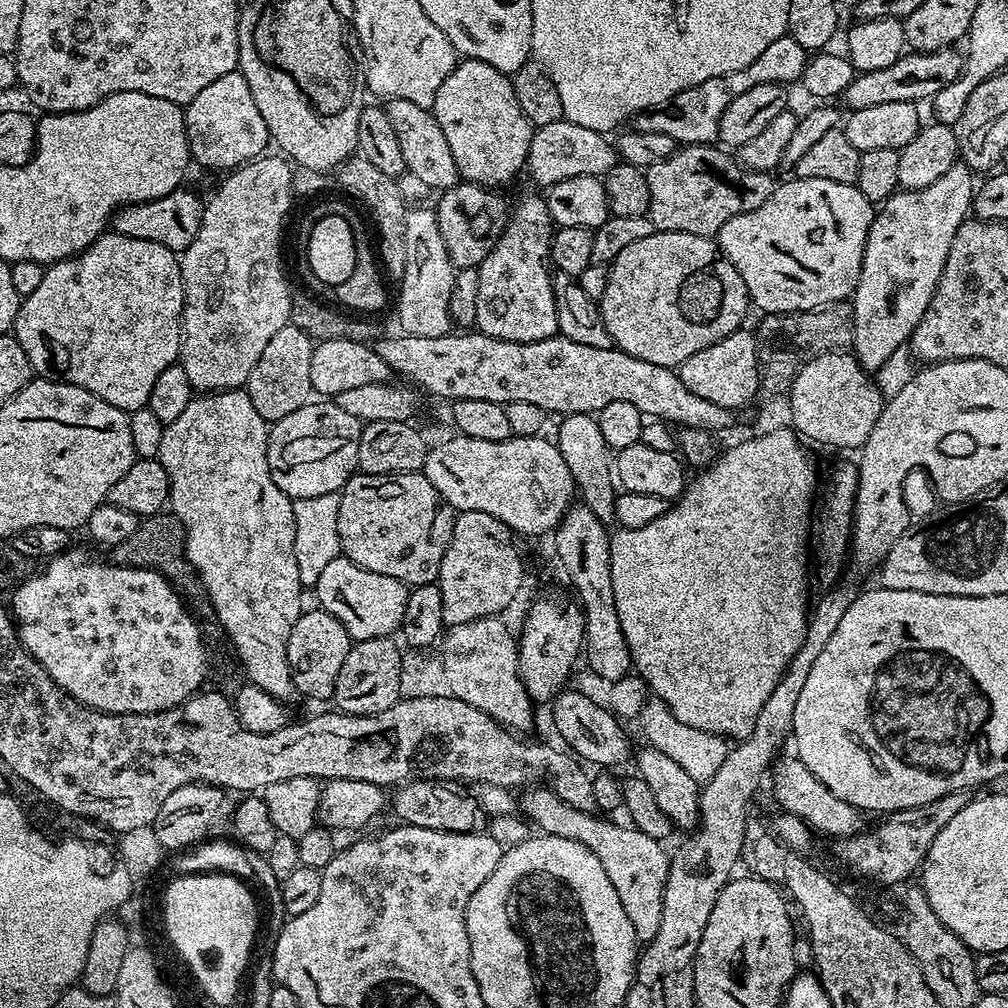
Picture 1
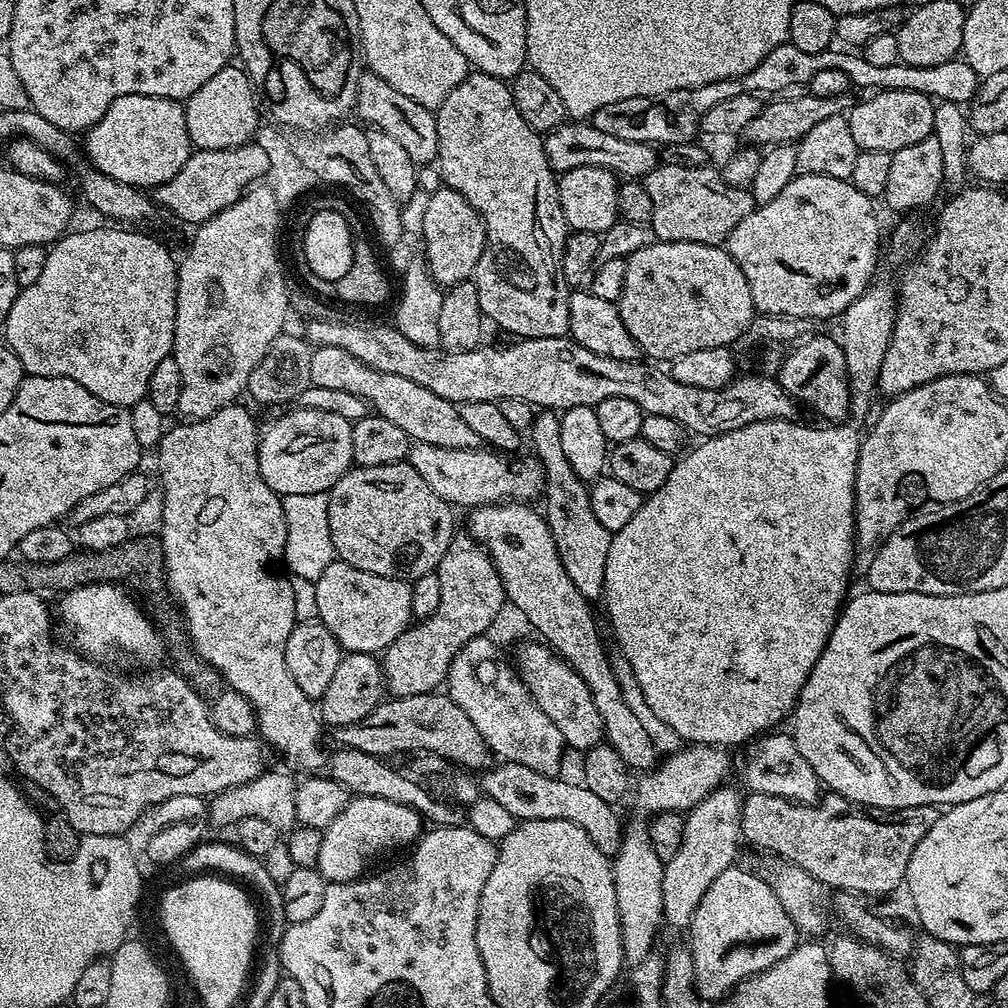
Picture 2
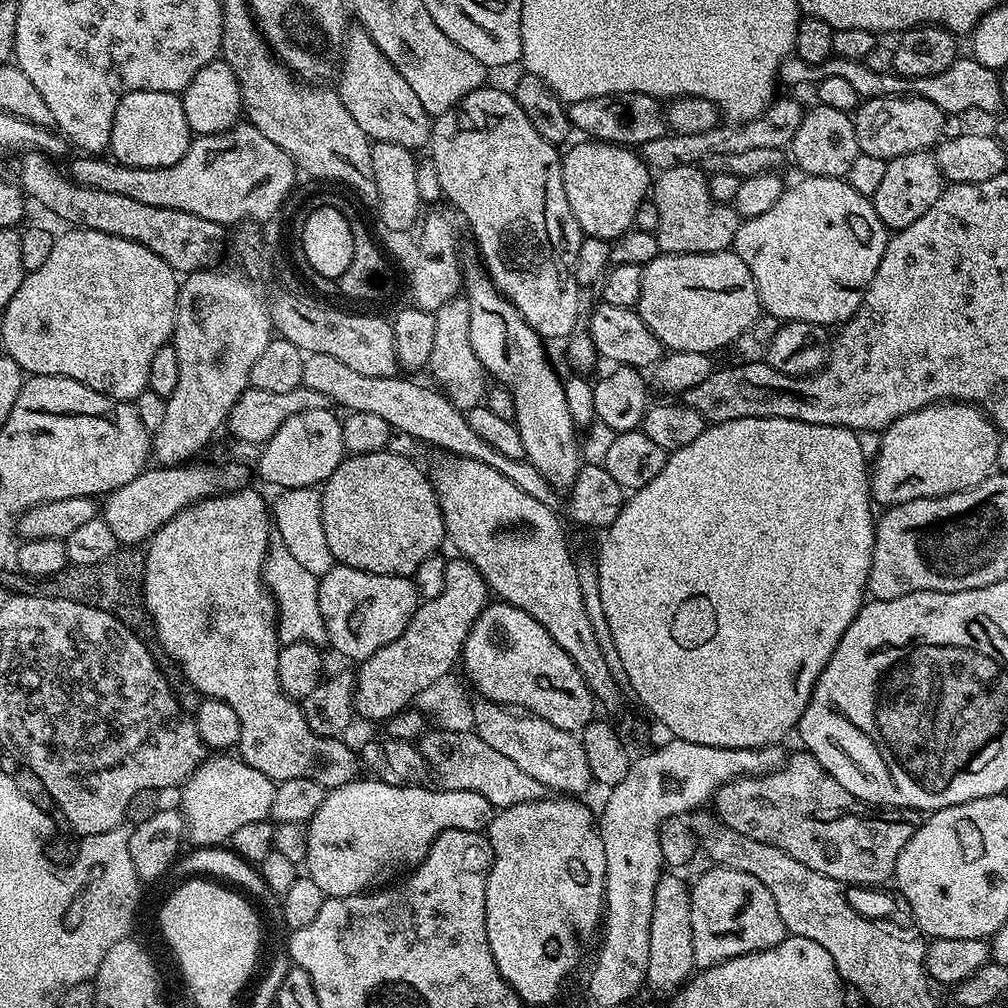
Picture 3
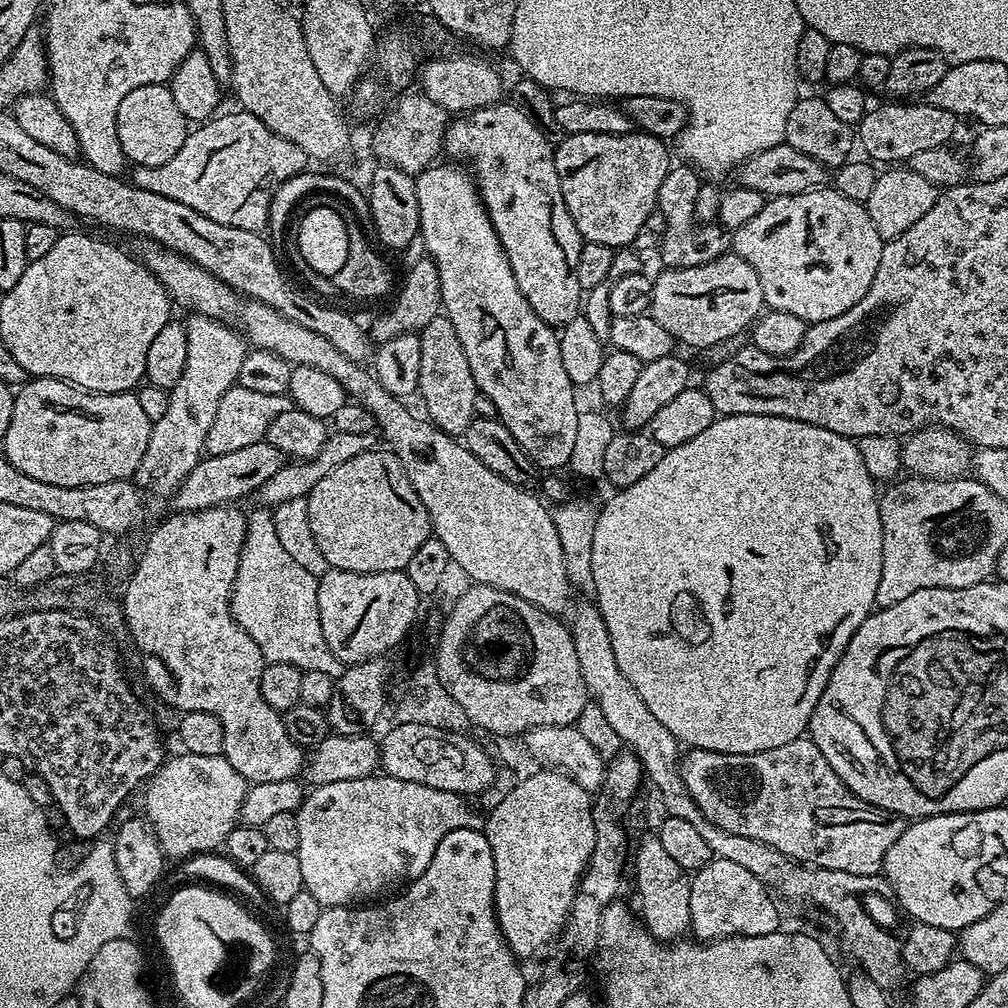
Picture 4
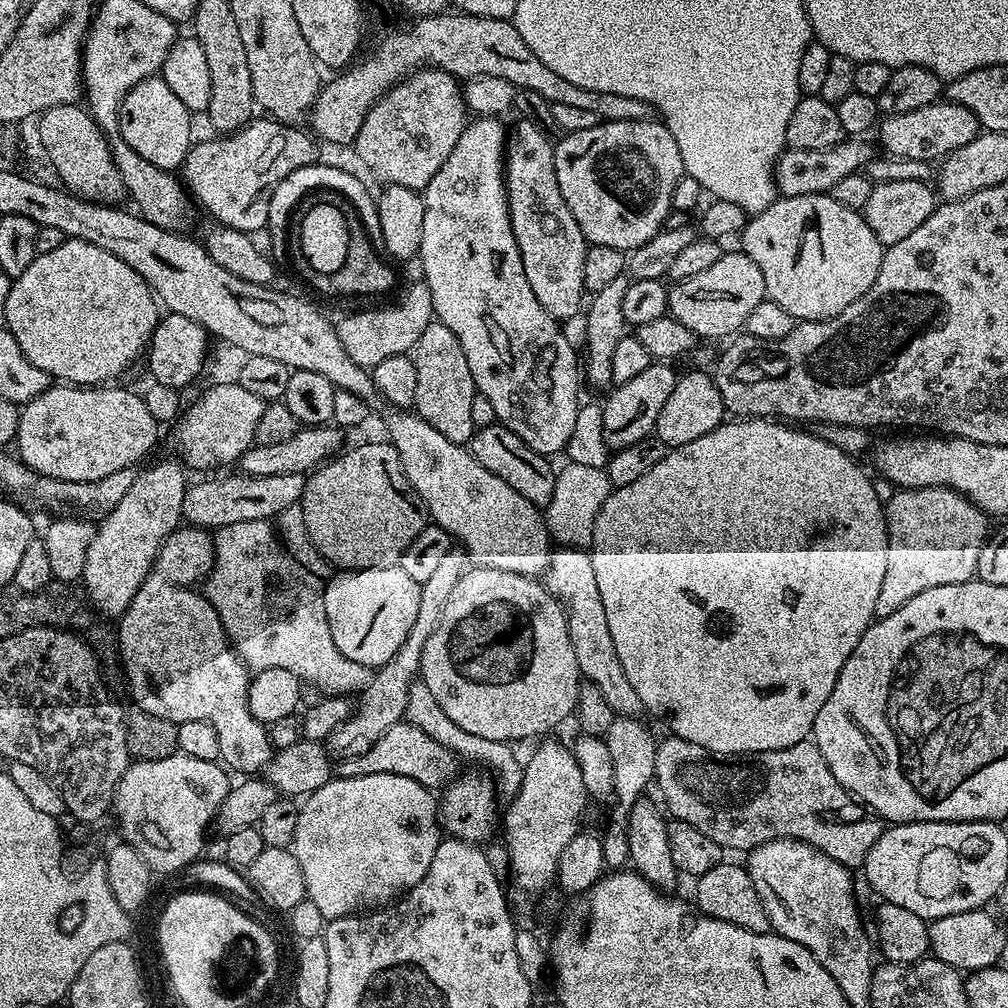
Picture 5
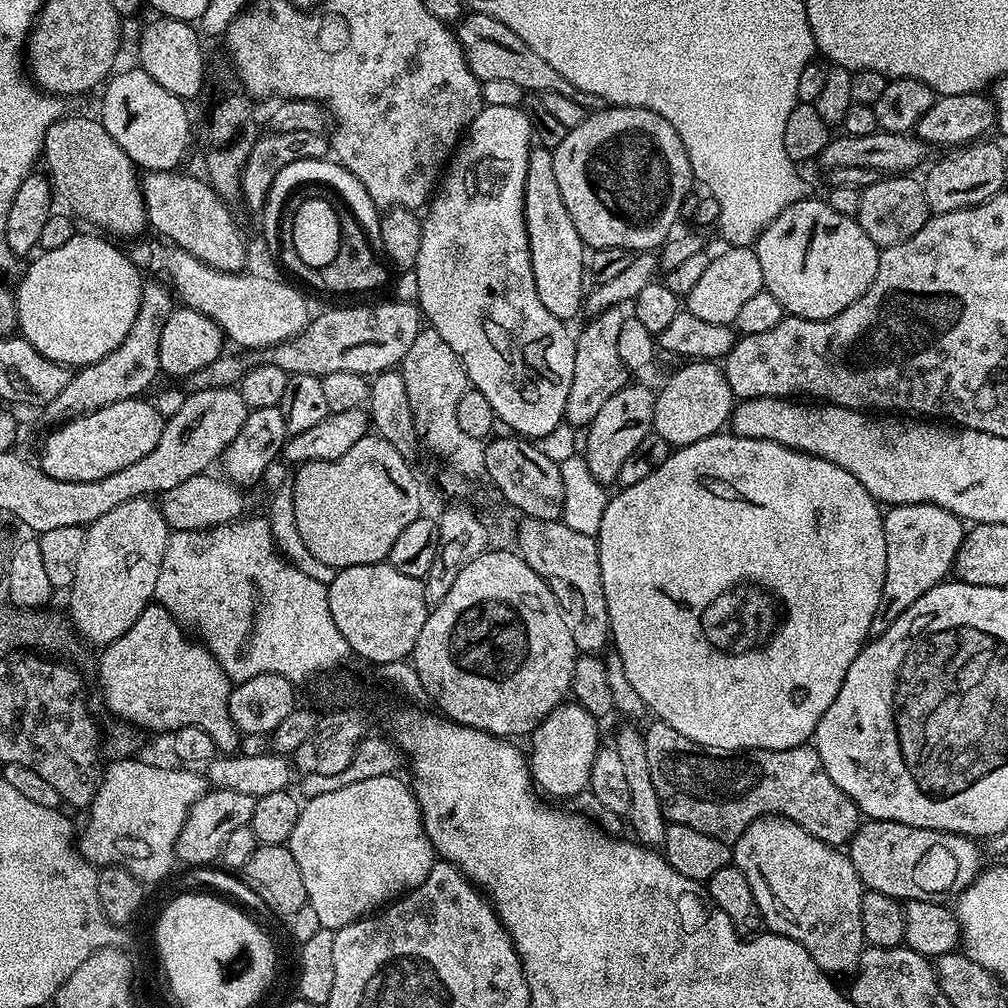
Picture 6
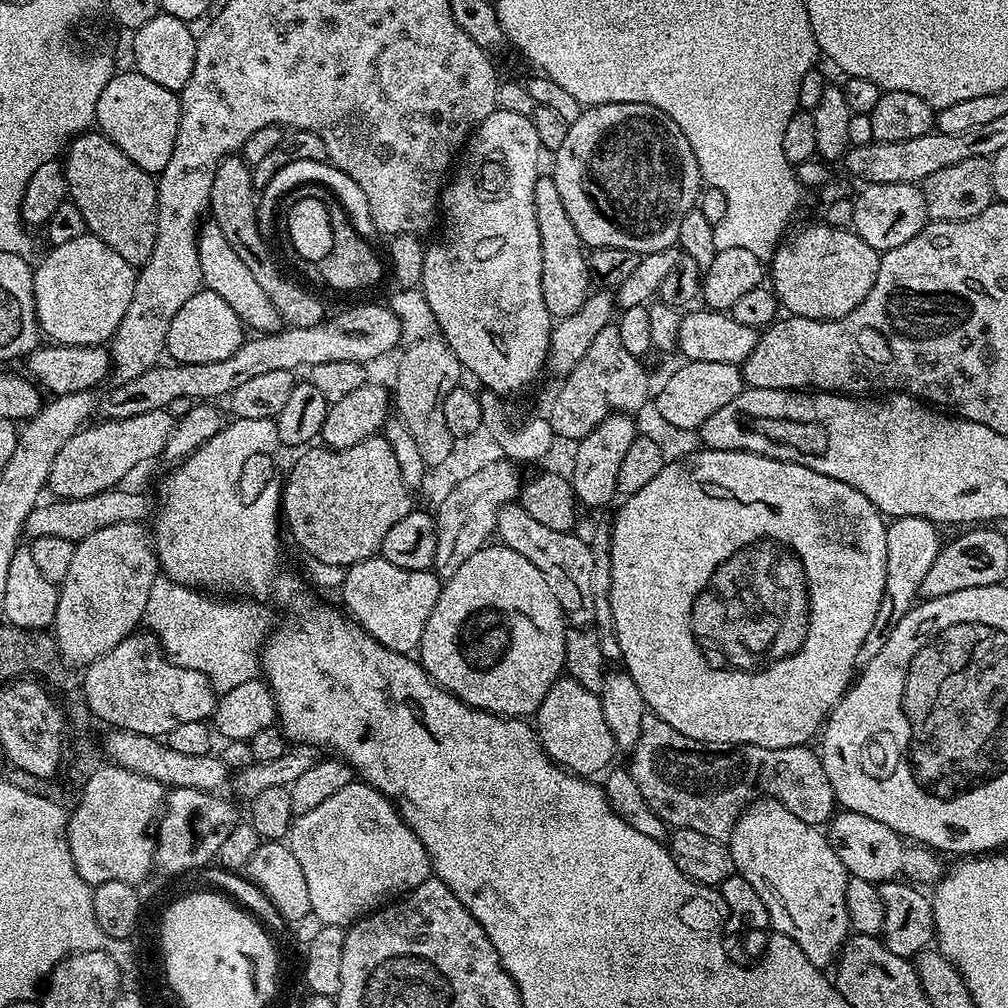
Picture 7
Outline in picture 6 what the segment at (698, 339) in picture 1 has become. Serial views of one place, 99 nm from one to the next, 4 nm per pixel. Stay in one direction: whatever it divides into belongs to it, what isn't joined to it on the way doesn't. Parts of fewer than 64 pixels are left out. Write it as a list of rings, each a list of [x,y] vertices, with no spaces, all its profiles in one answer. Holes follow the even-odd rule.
[[[728,246],[725,249],[721,256],[712,256],[710,266],[706,266],[702,278],[686,297],[686,311],[694,314],[694,318],[702,318],[702,322],[731,325],[738,318],[742,305],[764,287],[762,266],[758,263],[755,247]]]

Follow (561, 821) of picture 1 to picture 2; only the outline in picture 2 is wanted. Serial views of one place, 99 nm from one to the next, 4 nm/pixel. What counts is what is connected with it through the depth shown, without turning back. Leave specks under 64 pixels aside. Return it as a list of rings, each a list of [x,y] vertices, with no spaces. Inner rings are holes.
[[[509,760],[493,763],[483,776],[483,795],[494,798],[494,802],[500,803],[505,810],[510,810],[517,821],[562,818],[566,822],[574,822],[574,826],[582,826],[582,830],[590,834],[594,846],[598,846],[598,850],[605,854],[614,854],[620,848],[622,823],[616,817],[617,809],[598,798],[598,794],[585,788],[583,783],[571,784],[568,780],[560,780],[559,775],[547,776],[538,770],[530,770],[530,766]]]

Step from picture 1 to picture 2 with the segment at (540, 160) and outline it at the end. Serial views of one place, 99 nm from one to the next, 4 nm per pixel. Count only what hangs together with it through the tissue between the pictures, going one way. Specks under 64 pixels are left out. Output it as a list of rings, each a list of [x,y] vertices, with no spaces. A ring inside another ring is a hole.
[[[590,122],[560,124],[553,132],[545,135],[544,152],[553,172],[557,174],[578,170],[578,166],[598,166],[616,173],[620,178],[643,178],[648,176],[650,170],[654,170],[658,163],[658,152],[653,145],[613,138],[603,130],[598,130]]]

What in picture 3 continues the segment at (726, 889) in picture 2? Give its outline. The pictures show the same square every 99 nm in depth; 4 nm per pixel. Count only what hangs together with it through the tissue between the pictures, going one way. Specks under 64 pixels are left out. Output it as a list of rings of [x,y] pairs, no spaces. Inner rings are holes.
[[[719,866],[709,869],[690,888],[690,930],[694,930],[696,968],[709,968],[742,954],[778,946],[784,940],[786,929],[774,898],[770,898],[770,890],[758,878],[742,874],[742,870]]]

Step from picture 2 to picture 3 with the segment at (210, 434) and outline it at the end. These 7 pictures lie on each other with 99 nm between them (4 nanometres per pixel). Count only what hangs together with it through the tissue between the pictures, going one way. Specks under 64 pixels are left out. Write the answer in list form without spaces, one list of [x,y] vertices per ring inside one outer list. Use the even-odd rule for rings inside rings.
[[[249,486],[241,488],[238,492],[226,492],[223,496],[211,496],[209,500],[199,500],[197,504],[192,504],[189,508],[184,508],[166,526],[162,526],[155,532],[151,540],[147,541],[144,552],[144,583],[142,585],[142,603],[147,619],[152,619],[152,624],[156,627],[156,636],[160,639],[160,644],[164,647],[164,652],[180,667],[182,675],[188,679],[188,684],[192,688],[197,688],[201,697],[210,700],[221,700],[226,702],[238,714],[238,726],[240,727],[240,742],[238,745],[239,759],[244,760],[254,770],[259,770],[261,774],[266,774],[266,778],[274,781],[293,780],[294,778],[314,777],[325,790],[331,790],[349,784],[351,780],[357,779],[362,772],[362,761],[357,749],[351,748],[348,744],[343,744],[343,739],[335,736],[319,736],[306,726],[306,718],[302,714],[299,703],[292,697],[285,694],[282,686],[278,682],[278,654],[281,650],[280,635],[276,632],[276,601],[272,599],[271,592],[264,585],[264,559],[268,553],[268,541],[273,539],[274,528],[270,523],[270,504]]]

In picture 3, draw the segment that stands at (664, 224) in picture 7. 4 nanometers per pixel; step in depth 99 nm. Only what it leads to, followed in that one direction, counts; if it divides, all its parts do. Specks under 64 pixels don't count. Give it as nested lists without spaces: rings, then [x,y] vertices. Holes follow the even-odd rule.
[[[585,139],[584,144],[573,143],[563,153],[562,182],[566,186],[566,202],[570,202],[570,210],[574,218],[578,218],[578,226],[584,236],[602,238],[609,242],[617,240],[634,225],[634,214],[638,206],[650,192],[650,169],[631,147],[619,144],[605,144],[599,140]]]

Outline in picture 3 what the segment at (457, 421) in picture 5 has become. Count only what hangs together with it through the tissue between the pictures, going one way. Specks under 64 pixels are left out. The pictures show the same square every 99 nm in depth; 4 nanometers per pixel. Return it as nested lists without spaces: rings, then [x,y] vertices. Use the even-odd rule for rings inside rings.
[[[456,296],[434,313],[434,350],[430,353],[427,371],[432,372],[439,391],[455,408],[467,410],[482,404],[486,373],[482,362],[478,362],[478,354],[474,354],[474,346],[470,346],[470,304],[467,296]]]

